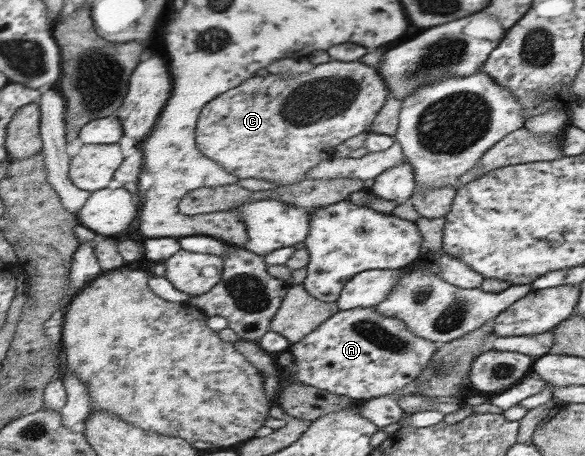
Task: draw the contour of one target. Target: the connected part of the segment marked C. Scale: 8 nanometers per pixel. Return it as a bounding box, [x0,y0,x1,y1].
[197,61,387,188]

